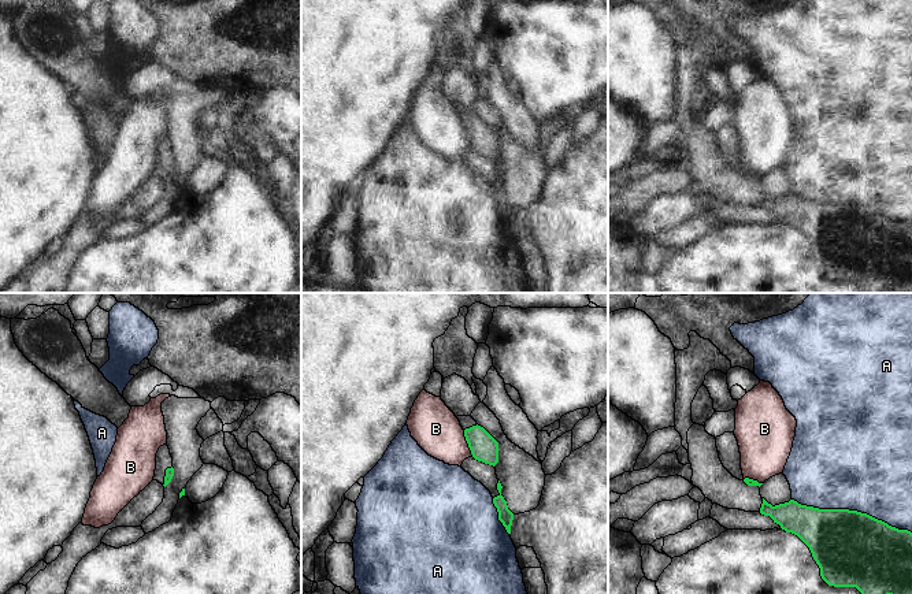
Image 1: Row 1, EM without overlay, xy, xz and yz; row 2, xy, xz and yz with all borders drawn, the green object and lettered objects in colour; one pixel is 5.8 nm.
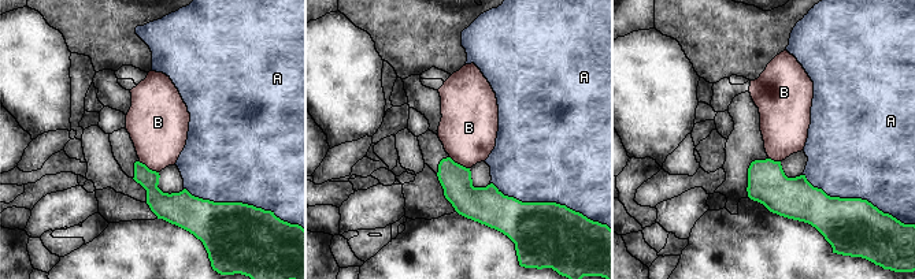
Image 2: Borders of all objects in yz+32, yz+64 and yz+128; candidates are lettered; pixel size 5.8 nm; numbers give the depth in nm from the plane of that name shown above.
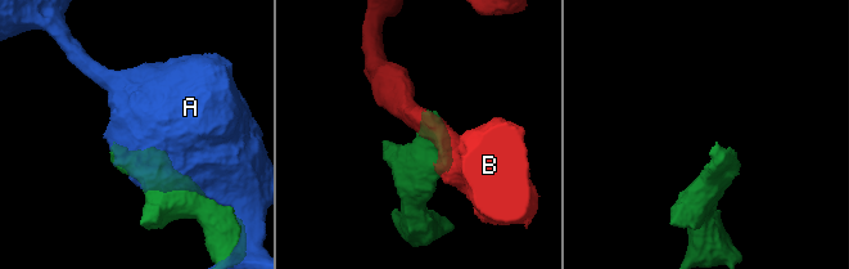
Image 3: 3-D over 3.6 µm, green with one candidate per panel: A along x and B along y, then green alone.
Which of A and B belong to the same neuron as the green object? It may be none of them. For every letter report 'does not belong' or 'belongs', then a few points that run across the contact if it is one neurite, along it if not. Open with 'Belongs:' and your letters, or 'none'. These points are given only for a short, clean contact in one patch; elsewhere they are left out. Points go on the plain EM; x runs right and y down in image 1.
Belongs: none
A: does not belong
B: does not belong; line xz (463, 123), (473, 149)

